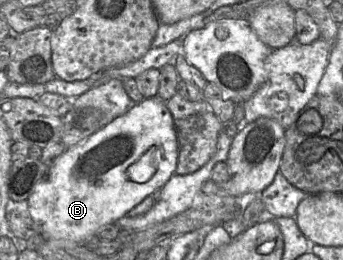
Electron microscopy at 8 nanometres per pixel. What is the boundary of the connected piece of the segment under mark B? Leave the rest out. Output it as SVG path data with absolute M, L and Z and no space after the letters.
M154 97L132 104L124 114L114 118L83 142L67 148L35 186L27 204L31 218L40 227L41 239L83 244L102 226L115 223L146 197L157 195L175 174L178 153L178 135L166 103Z

